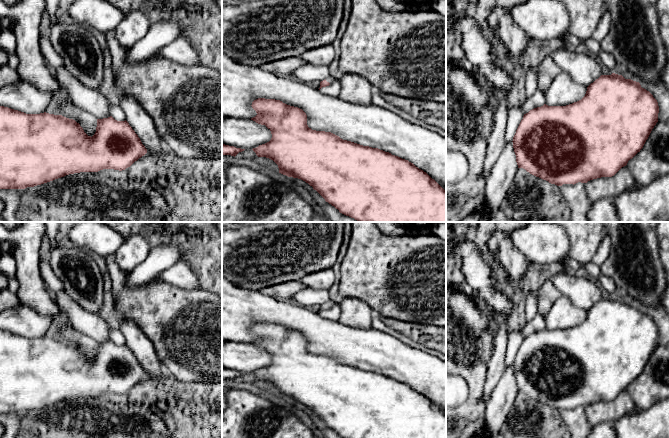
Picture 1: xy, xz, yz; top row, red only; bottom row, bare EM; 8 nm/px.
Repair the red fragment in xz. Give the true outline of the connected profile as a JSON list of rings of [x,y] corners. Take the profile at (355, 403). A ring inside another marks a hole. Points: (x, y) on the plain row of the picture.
[[[258,322],[251,330],[257,337],[251,344],[265,349],[272,358],[269,366],[252,373],[256,379],[273,384],[278,389],[279,397],[308,407],[340,437],[446,438],[446,415],[426,396],[408,384],[378,372],[343,364],[331,356],[312,354],[307,349],[307,339],[302,333],[280,324]]]

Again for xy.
[[[0,330],[0,413],[25,413],[80,396],[98,396],[103,393],[122,395],[146,377],[147,373],[126,344],[117,345],[112,340],[97,343],[96,356],[91,361],[79,347],[62,339],[46,336],[26,338]]]

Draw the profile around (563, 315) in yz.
[[[561,295],[552,305],[545,317],[546,329],[566,330],[581,324],[587,315],[564,295]]]

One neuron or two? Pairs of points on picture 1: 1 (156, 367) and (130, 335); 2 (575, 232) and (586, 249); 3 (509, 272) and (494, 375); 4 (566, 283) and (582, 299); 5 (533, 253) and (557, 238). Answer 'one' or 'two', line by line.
1: one
2: one
3: two
4: one
5: one

